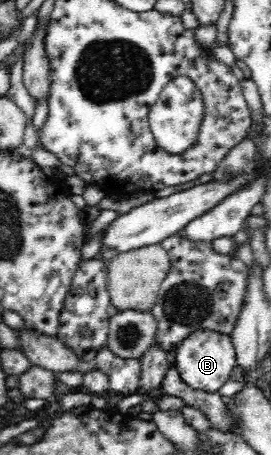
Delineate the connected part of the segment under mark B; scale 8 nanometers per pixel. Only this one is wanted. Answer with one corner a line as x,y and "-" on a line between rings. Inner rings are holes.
211,331
193,333
193,335
183,340
177,349
174,349
171,357
173,366
179,372
183,383
187,384
187,387
209,393
215,393
217,389
221,389
225,385
225,381
231,379
232,371
236,367
236,352
232,344
232,338

